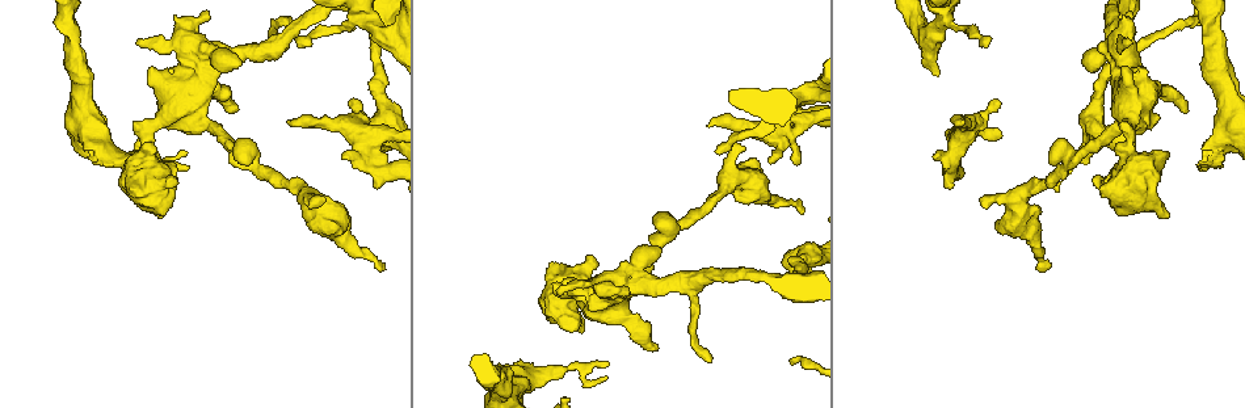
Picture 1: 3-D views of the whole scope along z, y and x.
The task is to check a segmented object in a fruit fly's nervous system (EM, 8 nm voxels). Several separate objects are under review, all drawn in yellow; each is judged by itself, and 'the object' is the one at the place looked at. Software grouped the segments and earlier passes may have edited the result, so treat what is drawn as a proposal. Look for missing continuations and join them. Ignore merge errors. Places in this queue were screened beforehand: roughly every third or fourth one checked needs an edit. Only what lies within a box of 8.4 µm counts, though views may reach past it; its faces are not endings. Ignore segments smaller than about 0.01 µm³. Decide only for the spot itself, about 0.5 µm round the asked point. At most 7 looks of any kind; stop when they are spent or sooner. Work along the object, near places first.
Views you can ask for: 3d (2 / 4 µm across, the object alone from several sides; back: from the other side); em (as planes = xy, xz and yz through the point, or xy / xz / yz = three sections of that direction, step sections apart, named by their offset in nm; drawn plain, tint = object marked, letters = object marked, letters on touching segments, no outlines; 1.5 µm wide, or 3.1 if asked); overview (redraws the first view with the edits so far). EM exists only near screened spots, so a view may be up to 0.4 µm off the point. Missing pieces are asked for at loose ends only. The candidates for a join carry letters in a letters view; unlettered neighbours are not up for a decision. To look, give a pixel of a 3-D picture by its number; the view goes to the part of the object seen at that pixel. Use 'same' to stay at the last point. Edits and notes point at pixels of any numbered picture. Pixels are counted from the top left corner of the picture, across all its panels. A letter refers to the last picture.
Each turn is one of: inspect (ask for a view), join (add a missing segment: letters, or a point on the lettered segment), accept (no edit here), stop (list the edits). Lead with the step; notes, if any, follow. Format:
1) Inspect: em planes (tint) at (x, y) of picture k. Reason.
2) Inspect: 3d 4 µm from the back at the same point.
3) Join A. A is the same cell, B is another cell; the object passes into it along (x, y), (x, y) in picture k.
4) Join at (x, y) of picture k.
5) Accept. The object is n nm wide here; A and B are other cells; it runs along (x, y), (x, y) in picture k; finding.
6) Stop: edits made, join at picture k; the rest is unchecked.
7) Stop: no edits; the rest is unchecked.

Inspect: em planes (letters) at (986, 39) of picture 1. Thin end.

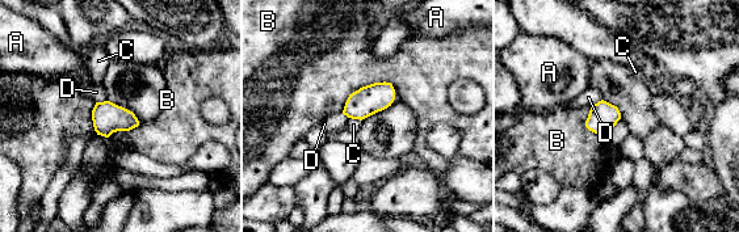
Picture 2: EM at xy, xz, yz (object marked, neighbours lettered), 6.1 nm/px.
Accept. A, B, C and D are other cells; a border runs along (393, 84), (360, 87), (341, 113) in picture 2; no lettered segment goes on from it.

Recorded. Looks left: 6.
Inspect: em planes (letters) at (938, 159) of picture 1. An open end.

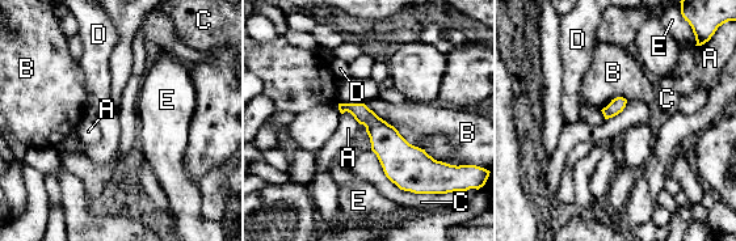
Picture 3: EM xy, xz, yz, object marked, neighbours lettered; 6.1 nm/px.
Accept. A, B, C, D and E are other cells; a border runs along (366, 106), (409, 143), (423, 149) in picture 3; no lettered segment goes on from it.

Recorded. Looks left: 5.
Inspect: em planes (letters) at (381, 272) of picture 1. Free end.

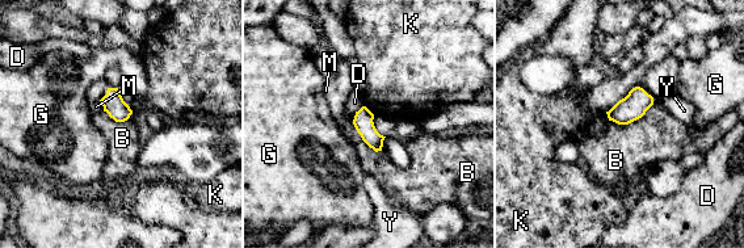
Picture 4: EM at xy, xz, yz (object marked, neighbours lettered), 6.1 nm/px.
Accept. The longest contact is with B, 280 nm; B, D, G, K, M and Y are other cells; a border runs along (354, 113), (356, 131), (381, 151) in picture 4; no lettered segment goes on from it.

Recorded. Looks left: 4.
Stop: no edits; the rest is unchecked.

